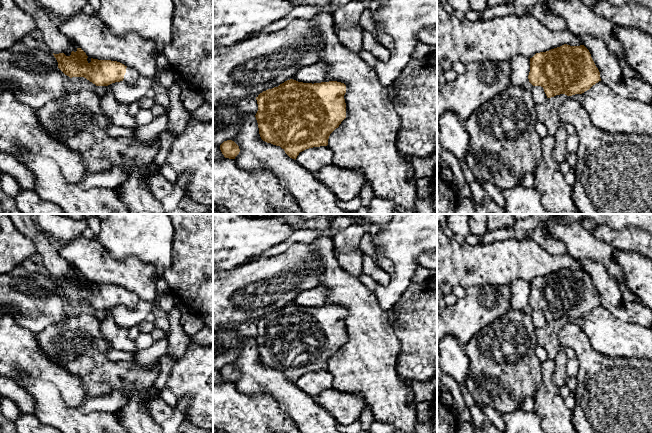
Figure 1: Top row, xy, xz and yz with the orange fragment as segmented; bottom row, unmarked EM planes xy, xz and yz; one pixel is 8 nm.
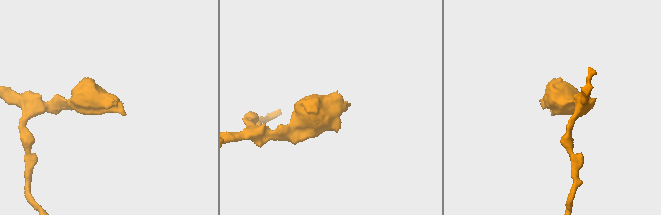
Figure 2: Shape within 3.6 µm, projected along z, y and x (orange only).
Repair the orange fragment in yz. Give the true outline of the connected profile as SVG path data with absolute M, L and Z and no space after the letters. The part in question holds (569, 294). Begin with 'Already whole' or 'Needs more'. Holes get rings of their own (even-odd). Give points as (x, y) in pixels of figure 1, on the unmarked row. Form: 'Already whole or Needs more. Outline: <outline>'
Already whole. Outline: M564 268L530 282L529 306L541 310L547 322L582 318L601 305L589 274Z

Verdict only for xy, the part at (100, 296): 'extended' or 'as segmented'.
extended

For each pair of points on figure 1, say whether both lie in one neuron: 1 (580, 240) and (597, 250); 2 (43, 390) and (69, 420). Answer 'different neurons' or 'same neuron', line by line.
1: same neuron
2: same neuron

